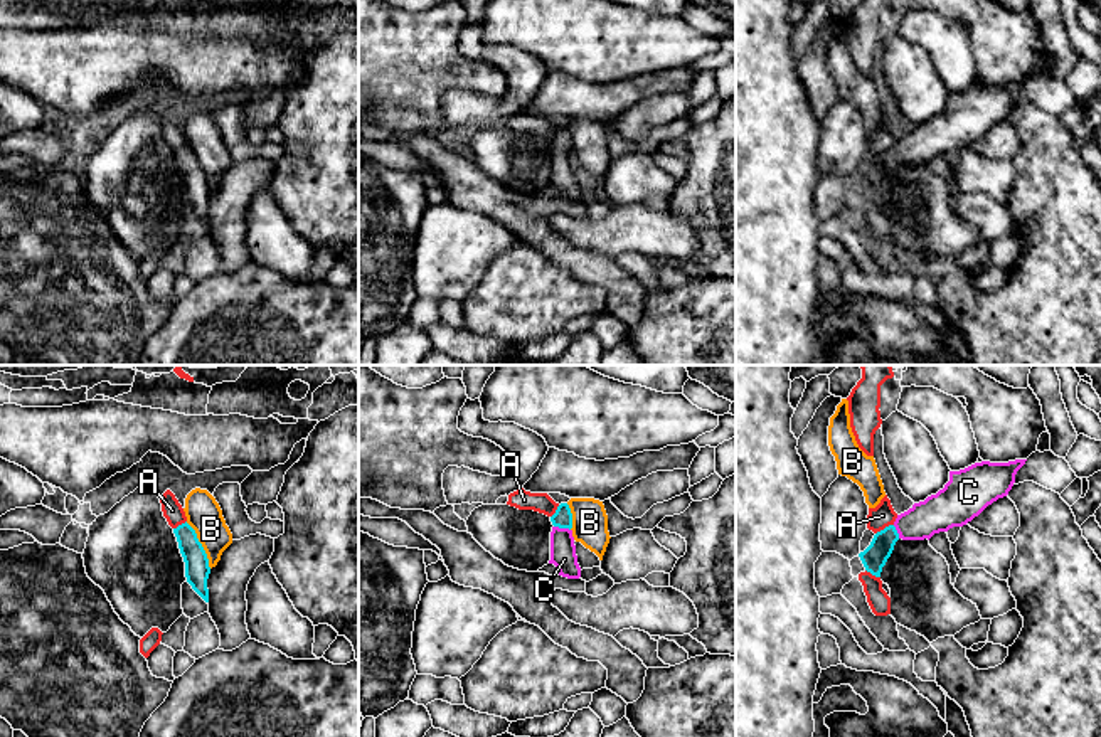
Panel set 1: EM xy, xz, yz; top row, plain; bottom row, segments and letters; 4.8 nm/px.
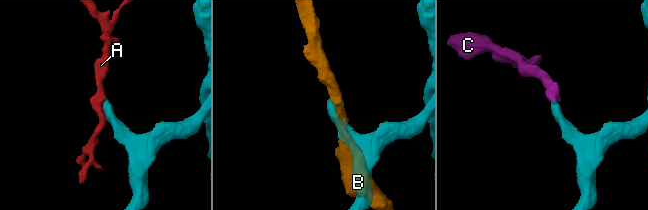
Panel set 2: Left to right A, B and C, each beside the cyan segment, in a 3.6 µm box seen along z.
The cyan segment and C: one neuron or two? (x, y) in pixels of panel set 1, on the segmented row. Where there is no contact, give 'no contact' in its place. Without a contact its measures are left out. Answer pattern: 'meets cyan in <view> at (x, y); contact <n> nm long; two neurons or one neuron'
meets cyan in xz at (563, 527); contact 80 nm long; one neuron

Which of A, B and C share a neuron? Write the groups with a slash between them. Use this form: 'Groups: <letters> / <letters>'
Groups: A / B / C

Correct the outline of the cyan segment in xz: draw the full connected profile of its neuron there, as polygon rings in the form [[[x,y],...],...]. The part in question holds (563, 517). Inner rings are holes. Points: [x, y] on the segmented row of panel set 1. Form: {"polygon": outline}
{"polygon": [[[561,503],[550,517],[550,560],[559,569],[559,575],[579,579],[581,567],[577,564],[576,545],[572,537],[572,513],[567,503]]]}

